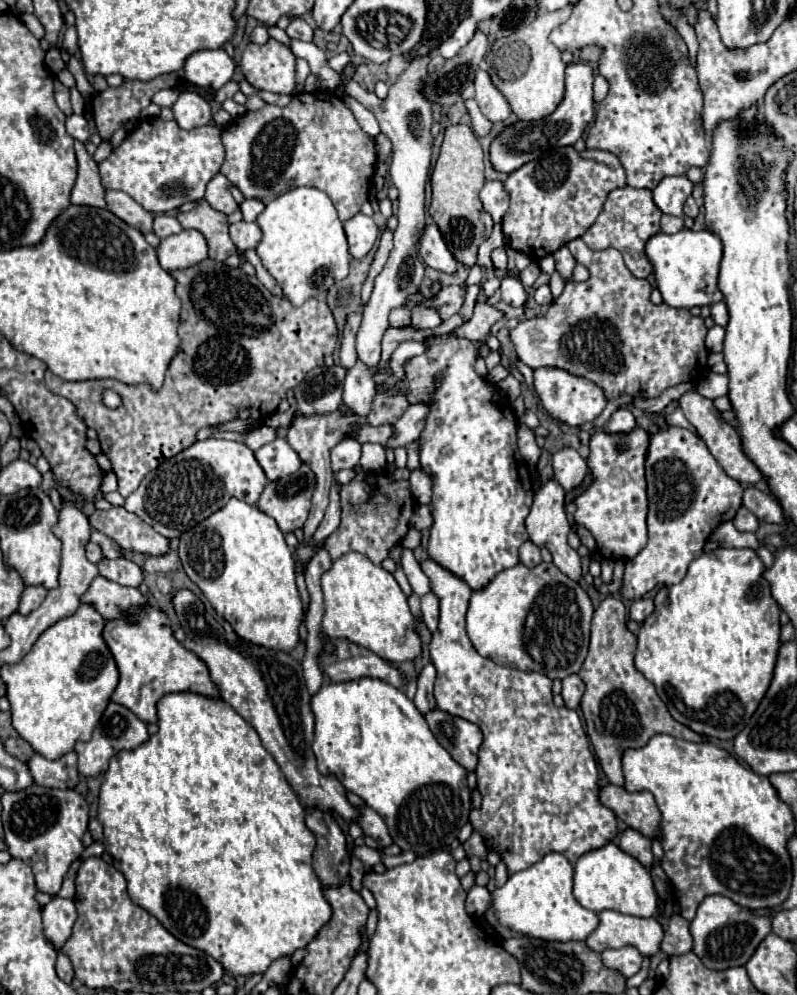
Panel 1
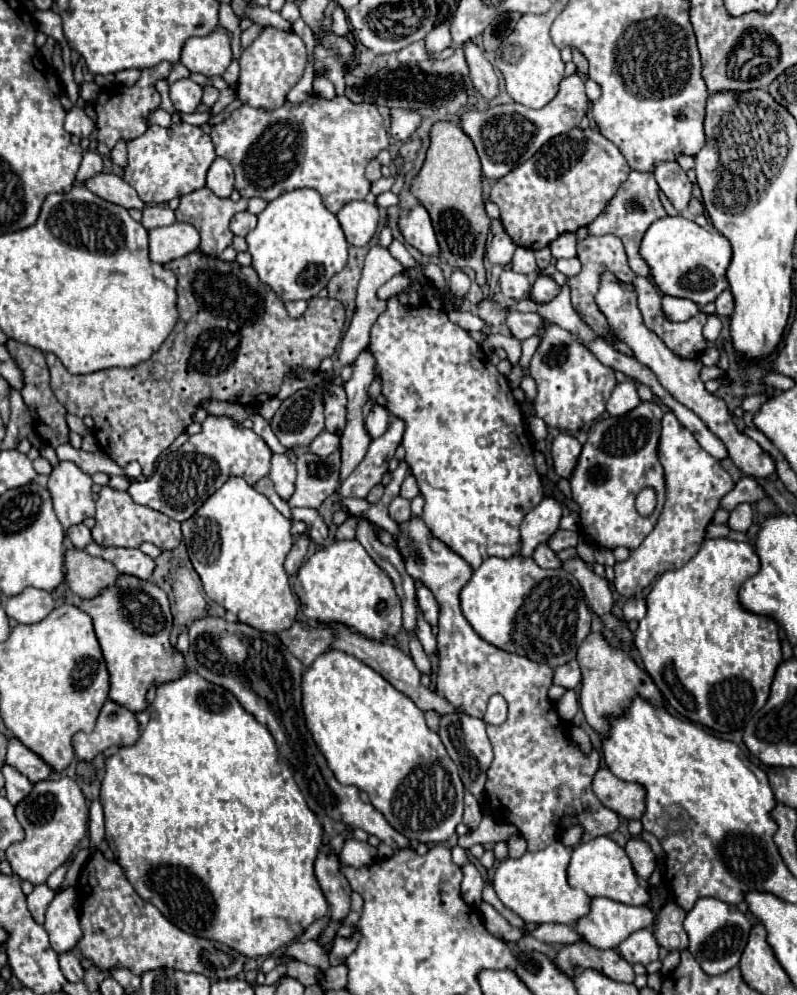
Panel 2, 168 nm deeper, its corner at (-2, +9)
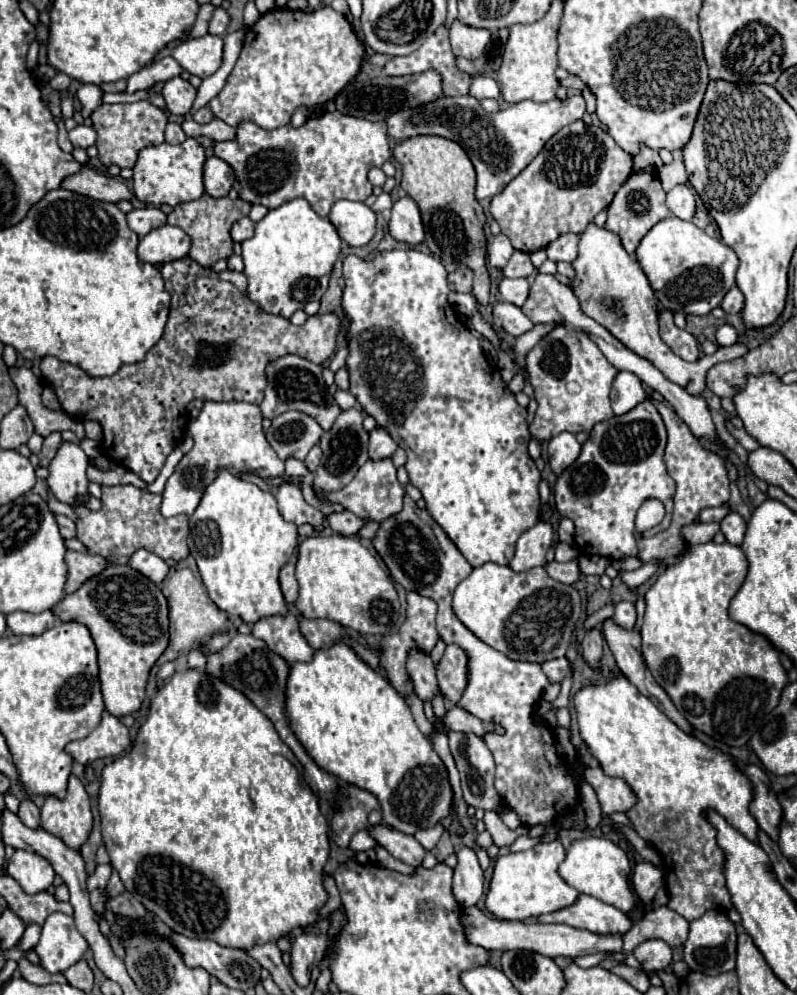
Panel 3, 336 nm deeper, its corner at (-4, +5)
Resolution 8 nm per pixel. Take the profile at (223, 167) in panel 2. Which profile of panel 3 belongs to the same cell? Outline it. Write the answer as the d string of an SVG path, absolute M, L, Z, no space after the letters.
M209 154L205 164L203 164L203 182L205 182L205 192L213 198L227 196L235 176L233 170L227 162L217 158L215 154Z

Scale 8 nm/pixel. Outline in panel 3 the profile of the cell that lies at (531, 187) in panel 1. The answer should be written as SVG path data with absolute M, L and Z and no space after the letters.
M575 120L563 126L537 158L491 200L489 212L515 250L535 252L561 234L581 234L583 226L611 204L631 170L631 156L603 128Z

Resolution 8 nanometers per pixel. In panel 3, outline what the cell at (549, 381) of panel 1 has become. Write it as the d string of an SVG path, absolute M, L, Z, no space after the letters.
M557 326L549 332L535 348L529 350L525 358L531 384L535 388L537 410L529 424L529 432L539 442L551 440L561 432L589 432L597 422L609 420L613 416L609 390L617 374L615 366L607 362L599 346L585 334Z

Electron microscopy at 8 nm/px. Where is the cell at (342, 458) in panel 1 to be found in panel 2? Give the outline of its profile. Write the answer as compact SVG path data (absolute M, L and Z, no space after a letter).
M321 432L309 446L309 450L317 456L329 456L333 452L339 450L339 444L341 444L341 438L337 434L331 434L331 432Z

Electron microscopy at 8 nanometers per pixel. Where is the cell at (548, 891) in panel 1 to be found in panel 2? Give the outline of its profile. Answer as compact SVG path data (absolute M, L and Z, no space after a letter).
M561 842L549 844L545 850L539 852L525 852L517 860L503 860L497 866L493 888L497 898L521 916L525 922L531 924L565 924L575 928L577 920L589 914L591 898L583 890L575 890L567 882L567 866L571 860L571 850Z

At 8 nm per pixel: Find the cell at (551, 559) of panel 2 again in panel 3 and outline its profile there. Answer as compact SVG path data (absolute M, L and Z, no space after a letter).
M579 556L569 560L569 562L551 562L551 564L545 564L547 568L547 574L561 582L561 584L575 584L579 578L581 578L581 568L579 568Z

